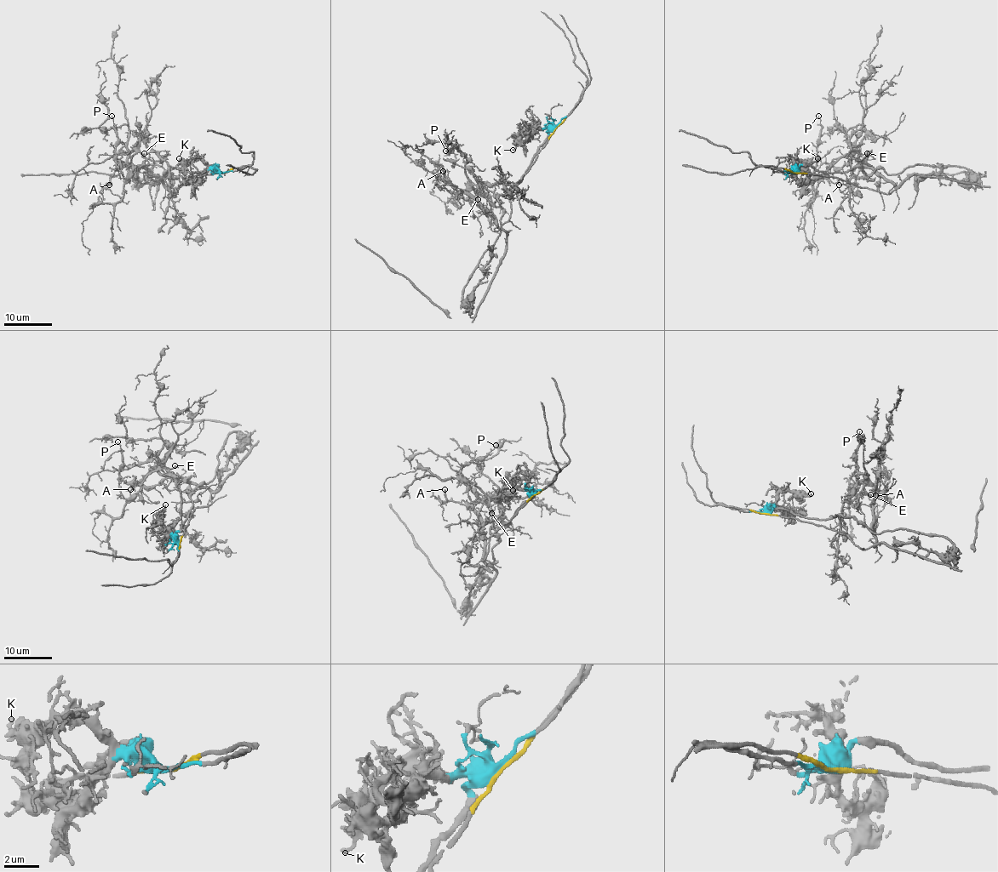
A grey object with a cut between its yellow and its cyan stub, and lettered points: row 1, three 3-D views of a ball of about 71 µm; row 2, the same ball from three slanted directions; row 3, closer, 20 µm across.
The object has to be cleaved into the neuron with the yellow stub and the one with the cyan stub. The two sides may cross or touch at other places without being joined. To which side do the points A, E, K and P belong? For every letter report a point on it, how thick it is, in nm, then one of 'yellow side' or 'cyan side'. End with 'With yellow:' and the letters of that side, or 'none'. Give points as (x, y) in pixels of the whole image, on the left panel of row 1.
A: place (109, 185); calibre 200 nm; yellow side
E: place (144, 153); calibre 140 nm; yellow side
K: place (179, 158); calibre 180 nm; cyan side
P: place (111, 116); calibre 80 nm; yellow side
With yellow: A, E, P

